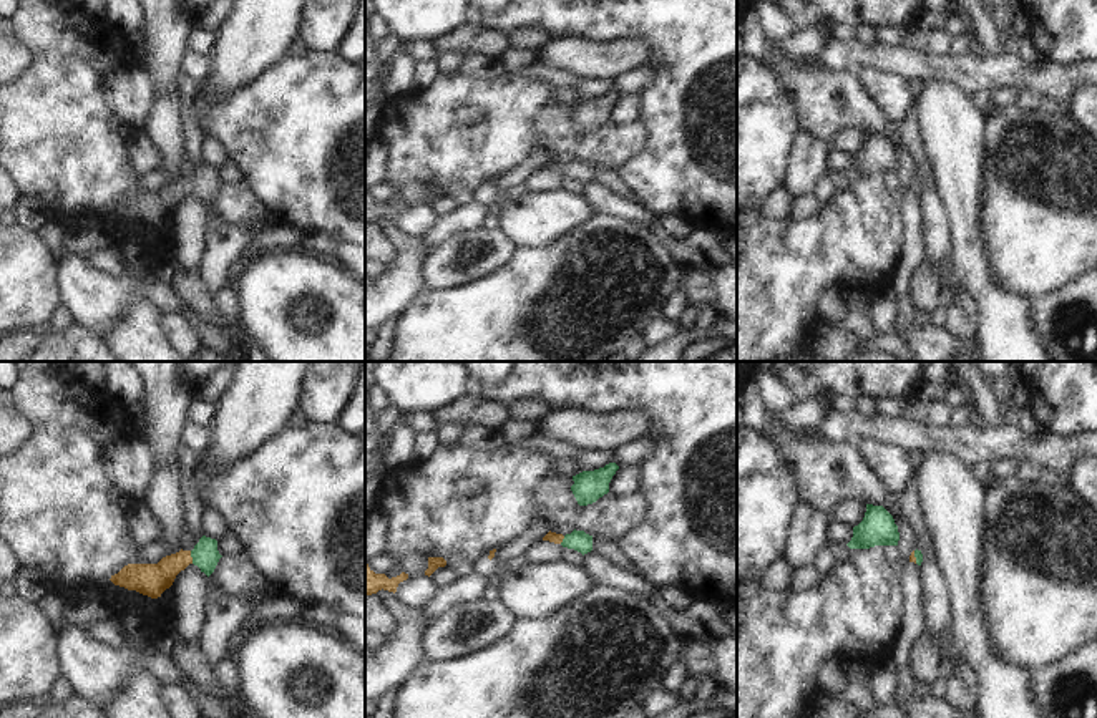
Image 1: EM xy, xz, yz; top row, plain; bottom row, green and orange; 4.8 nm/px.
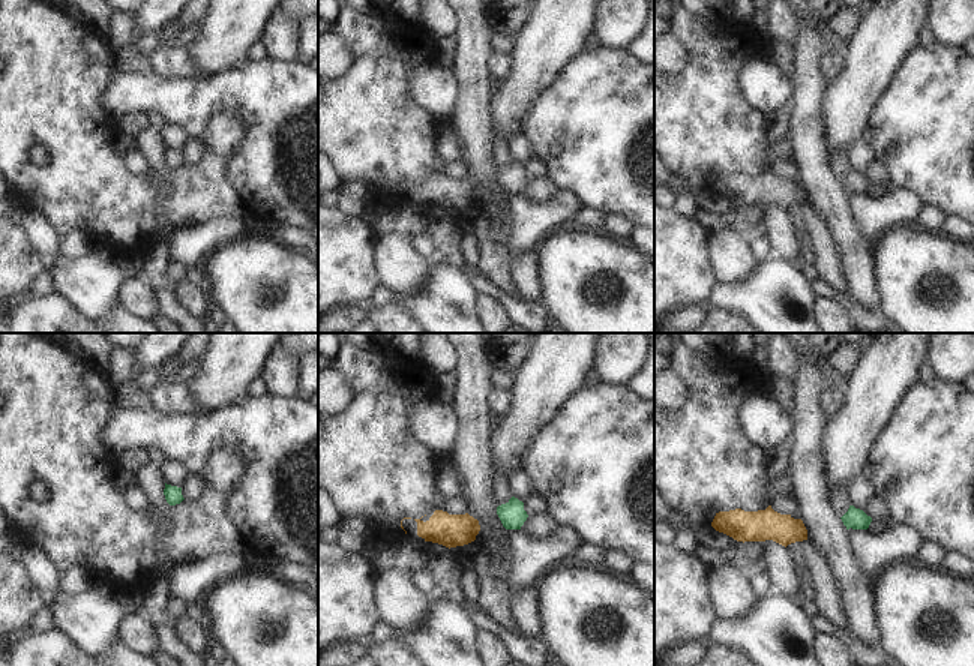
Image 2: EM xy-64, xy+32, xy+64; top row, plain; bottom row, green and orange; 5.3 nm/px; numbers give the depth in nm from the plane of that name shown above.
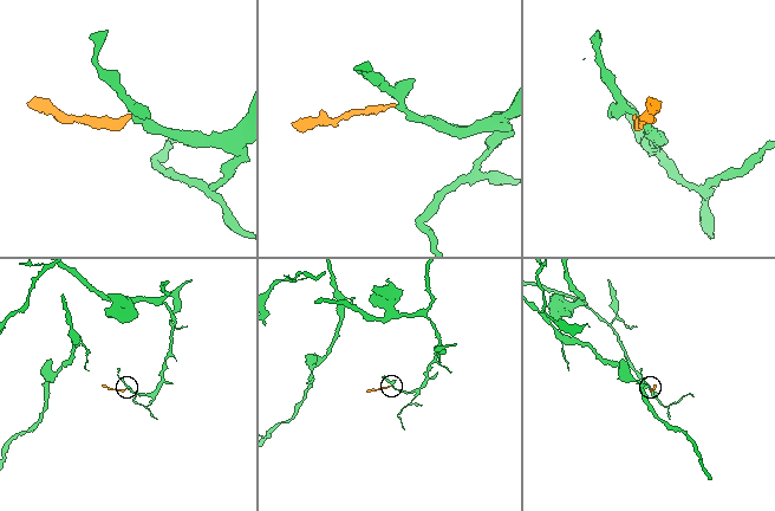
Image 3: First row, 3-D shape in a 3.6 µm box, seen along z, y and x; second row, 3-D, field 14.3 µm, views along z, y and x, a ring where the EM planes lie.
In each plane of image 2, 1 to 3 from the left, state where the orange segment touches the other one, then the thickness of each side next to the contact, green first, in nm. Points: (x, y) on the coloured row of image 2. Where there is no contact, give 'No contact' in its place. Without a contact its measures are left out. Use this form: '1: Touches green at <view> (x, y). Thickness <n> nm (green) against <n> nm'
1: No contact
2: No contact
3: No contact.

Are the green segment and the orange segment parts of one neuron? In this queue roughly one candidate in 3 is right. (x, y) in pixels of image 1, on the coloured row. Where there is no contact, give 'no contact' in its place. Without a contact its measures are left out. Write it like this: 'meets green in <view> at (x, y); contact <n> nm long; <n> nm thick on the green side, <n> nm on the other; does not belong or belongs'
meets green in xy at (191, 556); contact 70 nm long; 130 nm thick on the green side, 160 nm on the other; belongs

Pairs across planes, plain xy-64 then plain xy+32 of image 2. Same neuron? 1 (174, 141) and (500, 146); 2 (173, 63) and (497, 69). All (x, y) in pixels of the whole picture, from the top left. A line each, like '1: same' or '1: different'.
1: different
2: same

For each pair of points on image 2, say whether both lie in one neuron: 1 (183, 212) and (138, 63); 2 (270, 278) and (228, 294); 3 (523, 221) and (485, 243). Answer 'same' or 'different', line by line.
1: different
2: same
3: different

